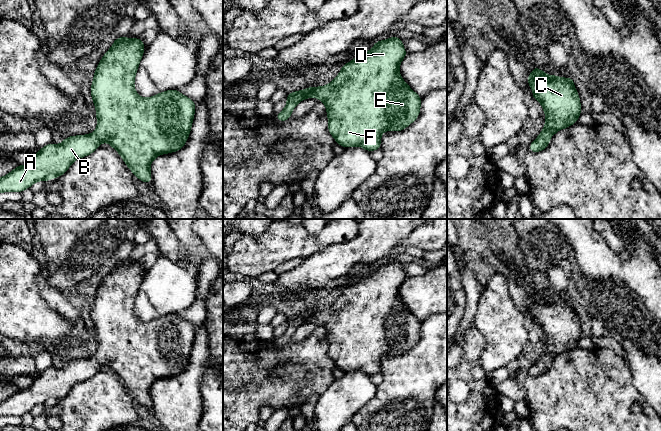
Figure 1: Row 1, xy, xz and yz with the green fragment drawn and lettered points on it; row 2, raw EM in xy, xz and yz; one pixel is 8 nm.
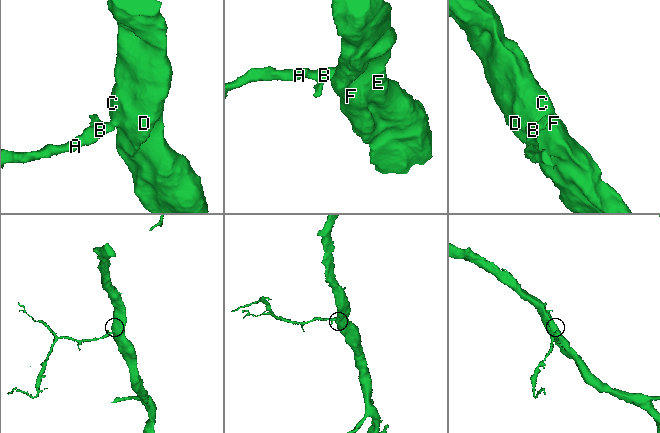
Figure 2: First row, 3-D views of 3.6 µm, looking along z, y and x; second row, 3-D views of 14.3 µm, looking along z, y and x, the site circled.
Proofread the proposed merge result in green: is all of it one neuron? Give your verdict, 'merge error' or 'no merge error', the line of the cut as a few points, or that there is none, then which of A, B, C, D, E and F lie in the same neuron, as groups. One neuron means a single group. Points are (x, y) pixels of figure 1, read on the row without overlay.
no merge error | no cut | A B C D E F

